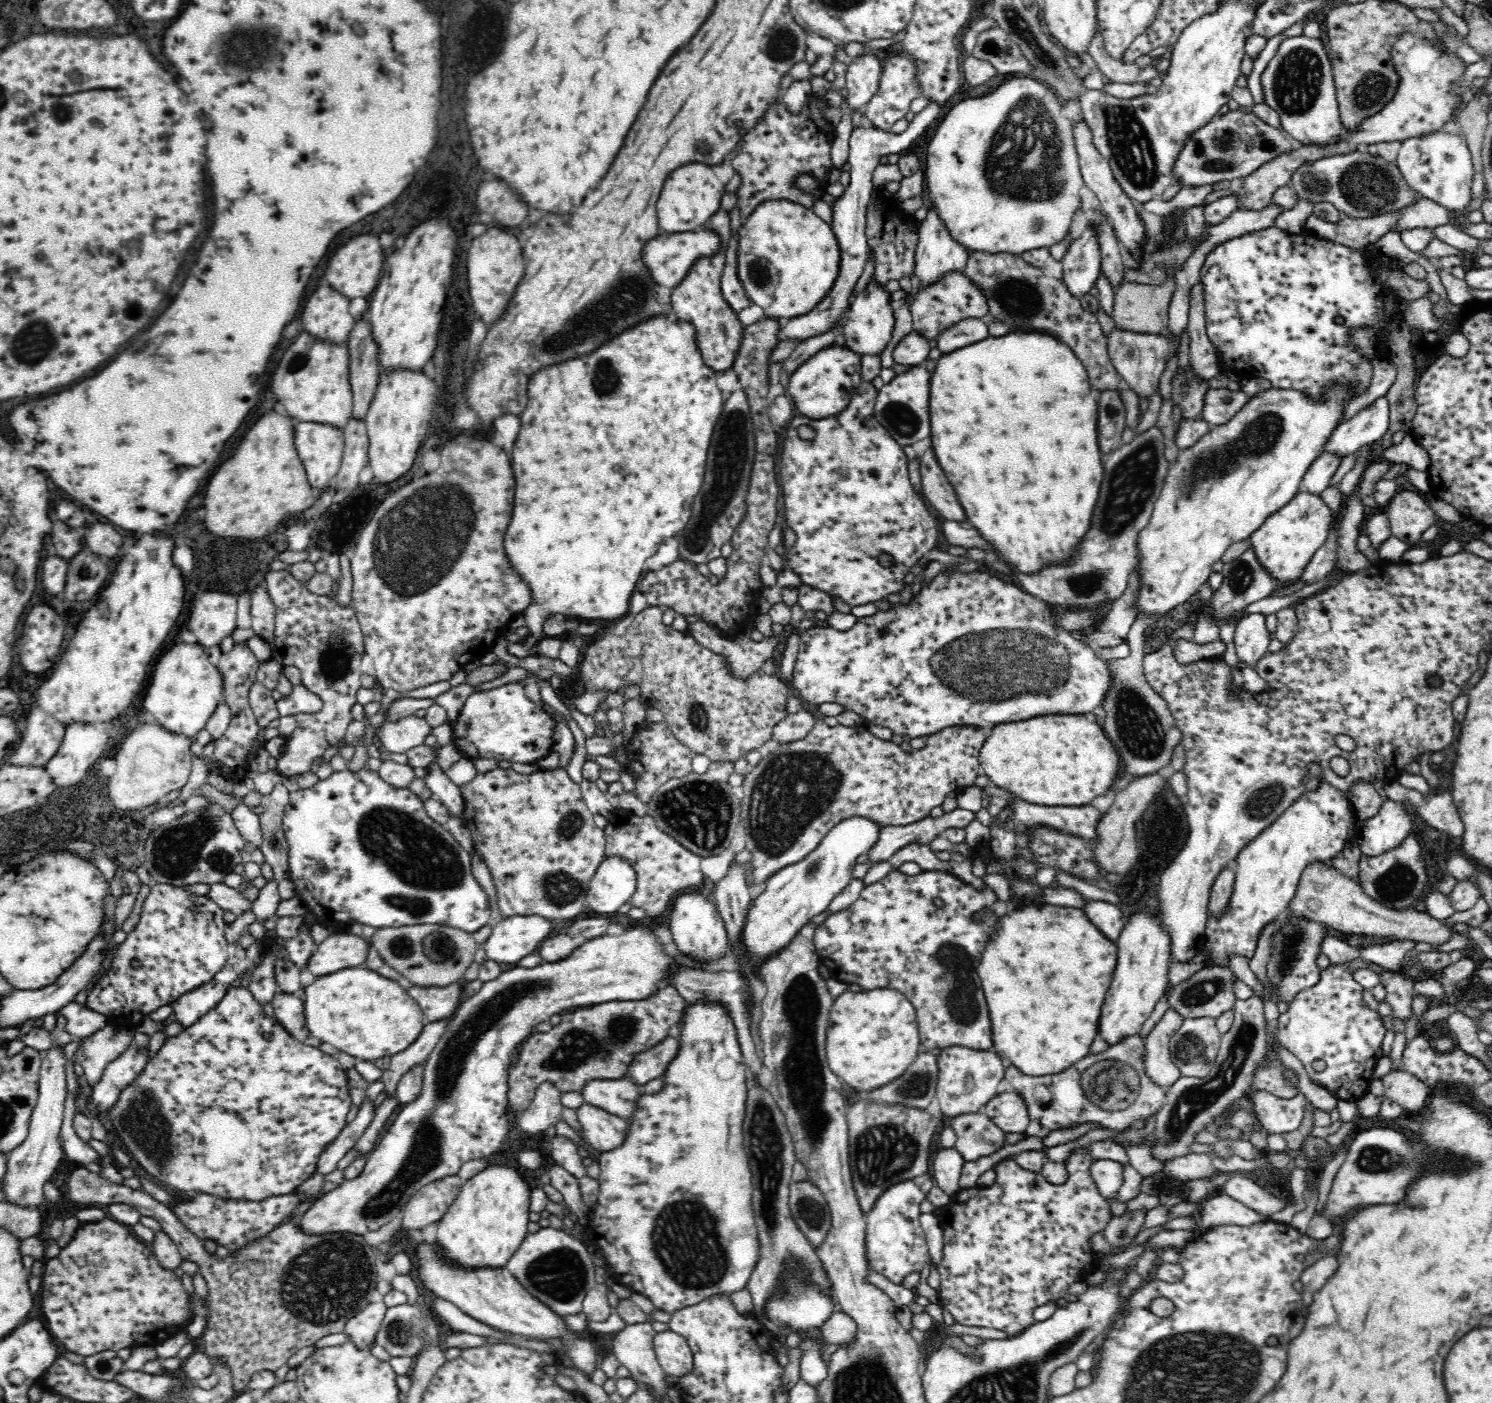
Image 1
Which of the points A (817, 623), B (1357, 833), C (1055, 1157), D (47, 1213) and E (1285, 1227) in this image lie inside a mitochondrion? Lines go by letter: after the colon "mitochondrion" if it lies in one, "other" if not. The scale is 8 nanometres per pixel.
A: other
B: other
C: other
D: other
E: other

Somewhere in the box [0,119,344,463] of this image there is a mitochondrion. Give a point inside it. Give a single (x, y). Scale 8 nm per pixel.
(34, 341)

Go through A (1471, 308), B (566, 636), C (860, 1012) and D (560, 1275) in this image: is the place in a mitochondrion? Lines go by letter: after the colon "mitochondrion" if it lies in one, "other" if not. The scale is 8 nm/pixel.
A: other
B: other
C: other
D: mitochondrion

